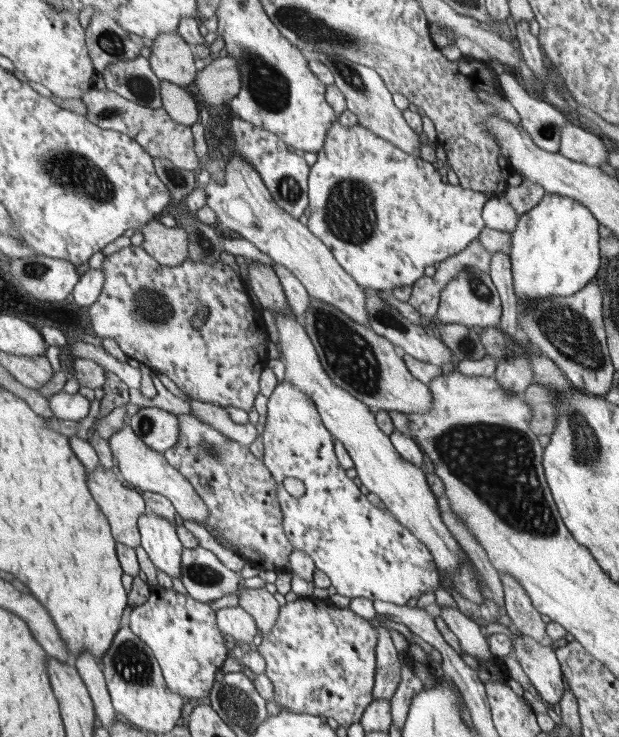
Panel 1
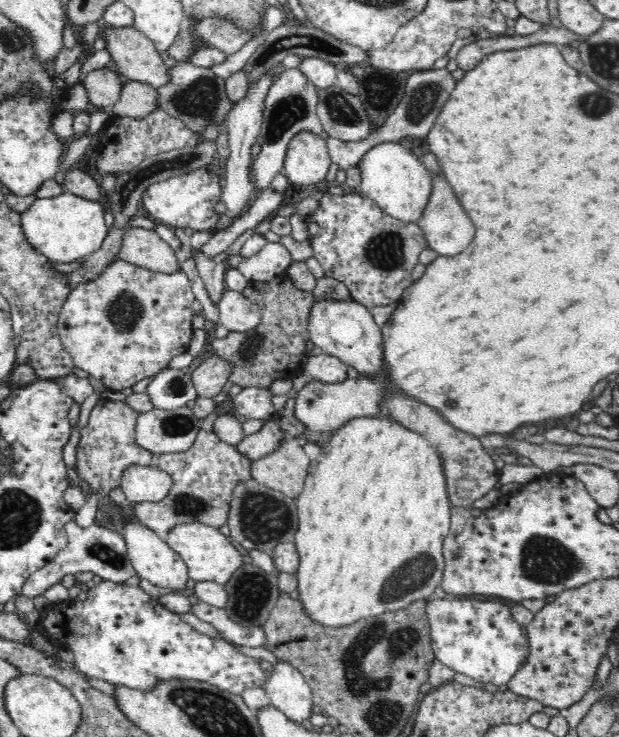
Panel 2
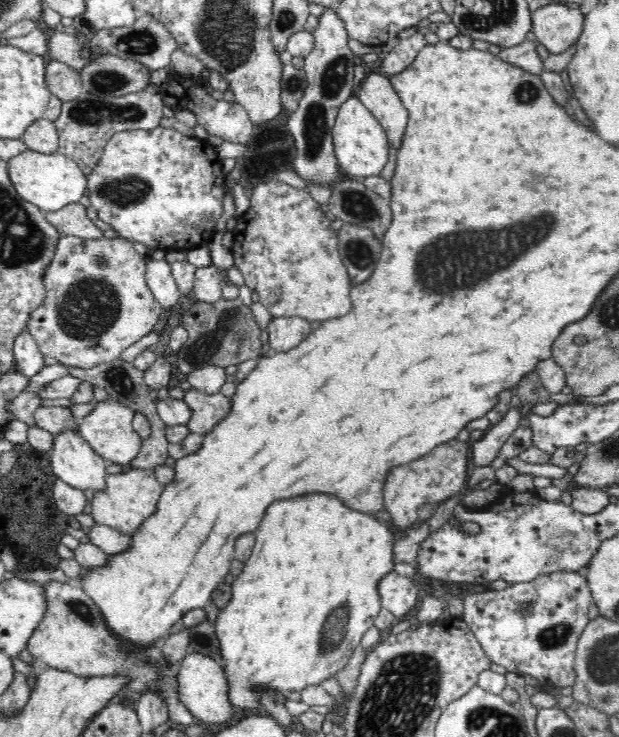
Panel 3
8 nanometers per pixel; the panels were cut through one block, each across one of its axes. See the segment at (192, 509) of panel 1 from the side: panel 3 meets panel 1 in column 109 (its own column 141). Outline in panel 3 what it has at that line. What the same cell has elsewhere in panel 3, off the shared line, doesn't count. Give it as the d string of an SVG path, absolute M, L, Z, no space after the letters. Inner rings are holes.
M110 398L106 402L92 402L94 410L88 414L78 426L82 437L90 443L90 446L108 463L128 465L129 462L137 455L142 438L133 431L132 420L135 413Z

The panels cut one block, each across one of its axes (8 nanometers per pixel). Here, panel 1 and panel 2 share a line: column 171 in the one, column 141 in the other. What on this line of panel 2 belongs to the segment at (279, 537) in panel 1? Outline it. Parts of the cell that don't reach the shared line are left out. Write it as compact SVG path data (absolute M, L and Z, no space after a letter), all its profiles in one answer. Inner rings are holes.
M110 394L98 400L98 404L90 408L90 412L86 412L86 420L82 420L82 430L78 432L76 474L78 478L84 479L89 484L90 492L95 491L100 494L100 498L105 495L109 496L113 488L120 487L121 472L128 465L152 464L152 452L136 444L134 429L139 414L128 406L128 402L123 399L124 395Z

